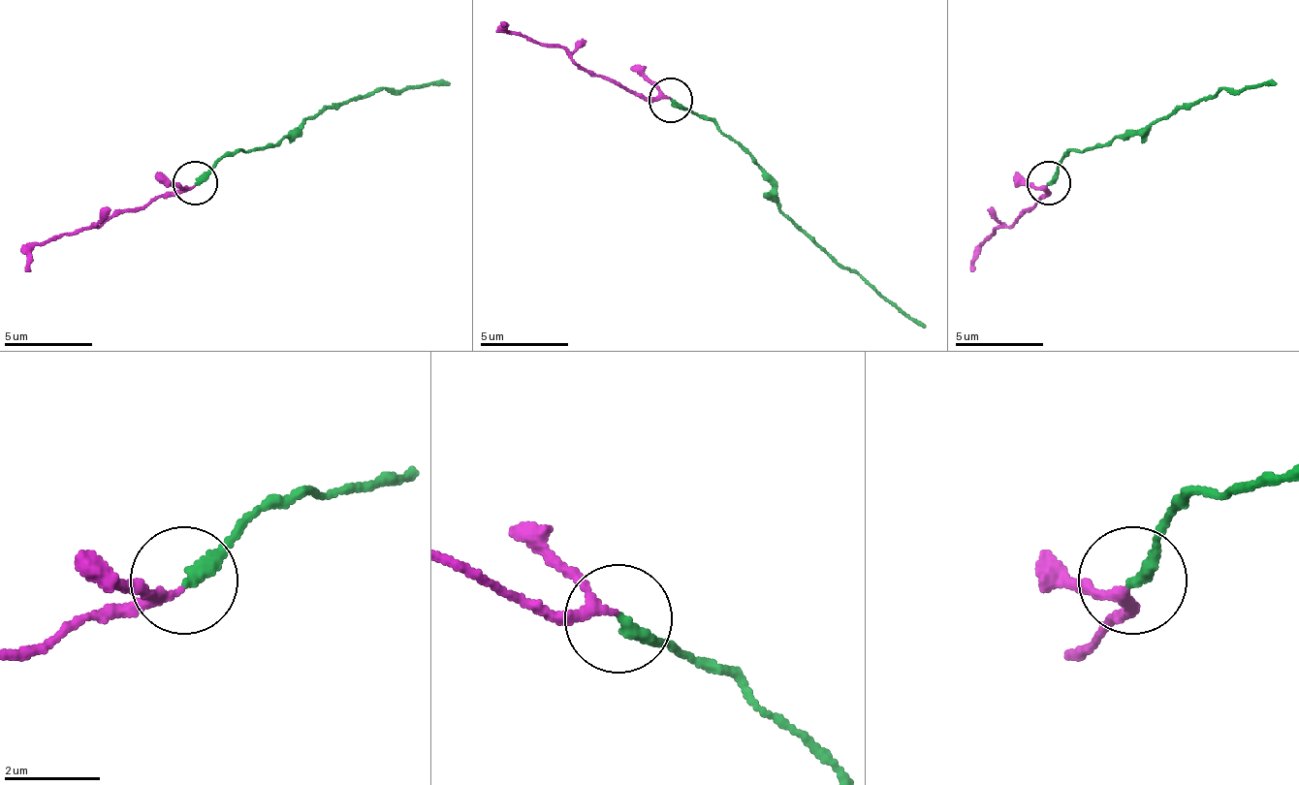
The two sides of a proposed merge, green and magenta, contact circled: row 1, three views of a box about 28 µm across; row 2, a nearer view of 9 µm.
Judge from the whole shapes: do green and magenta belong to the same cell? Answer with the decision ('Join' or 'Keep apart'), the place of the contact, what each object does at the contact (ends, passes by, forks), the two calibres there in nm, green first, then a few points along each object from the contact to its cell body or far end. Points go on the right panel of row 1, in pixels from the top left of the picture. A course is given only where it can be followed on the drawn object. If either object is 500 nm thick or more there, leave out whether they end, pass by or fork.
Join. Place: (1048, 182). At the ring green ends. At the ring magenta passes by. Thickness 280 nm (green) against 170 nm. Course of green: (1050, 184), (1071, 148), (1102, 148), (1133, 131), (1147, 131), (1218, 91), (1275, 82). Course of magenta: (1045, 184), (1045, 193), (1031, 205), (997, 228), (983, 241), (969, 272)

